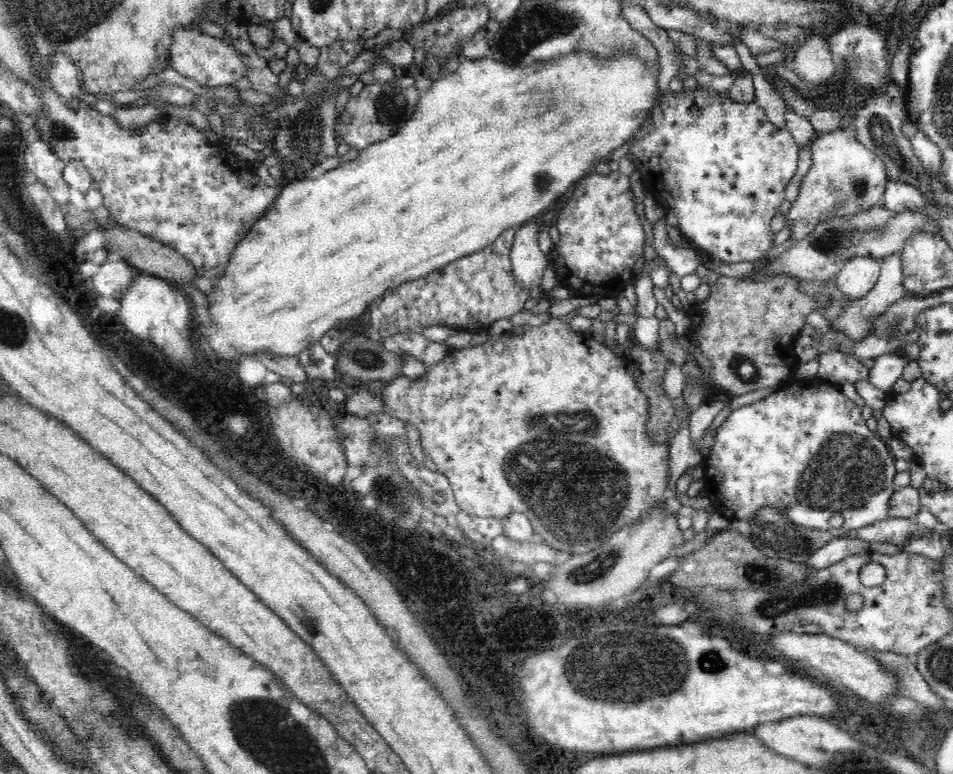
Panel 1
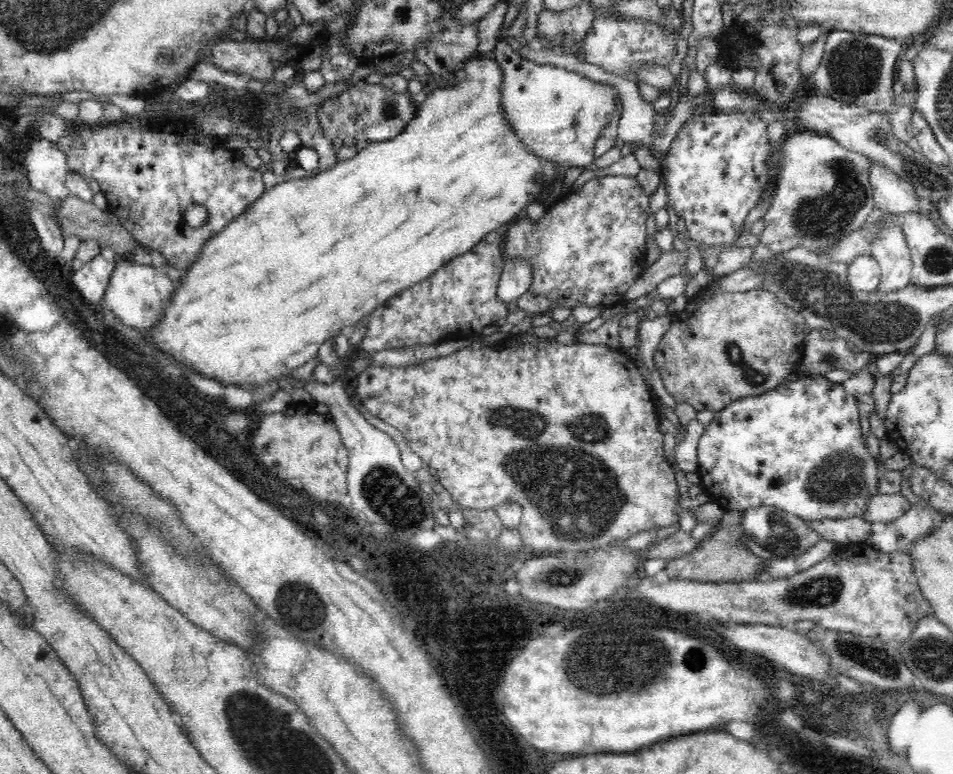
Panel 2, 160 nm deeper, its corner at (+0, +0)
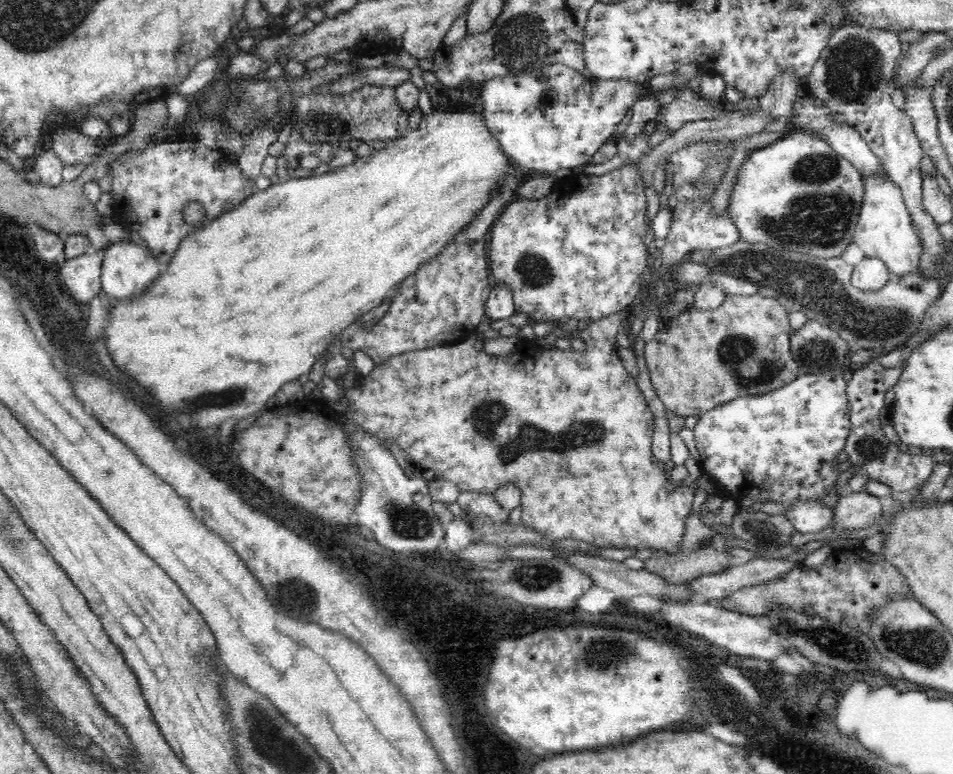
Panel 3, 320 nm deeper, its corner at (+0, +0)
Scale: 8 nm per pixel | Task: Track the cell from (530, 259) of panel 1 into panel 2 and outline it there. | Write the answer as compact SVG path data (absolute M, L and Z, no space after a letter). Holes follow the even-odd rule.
M523 258L505 259L504 271L498 287L498 297L511 302L529 292L535 280L534 265Z

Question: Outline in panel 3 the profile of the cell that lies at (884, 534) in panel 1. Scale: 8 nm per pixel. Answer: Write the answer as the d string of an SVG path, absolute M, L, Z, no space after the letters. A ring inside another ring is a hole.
M798 502L785 514L802 534L824 532L834 526L834 509L824 507L820 502Z

